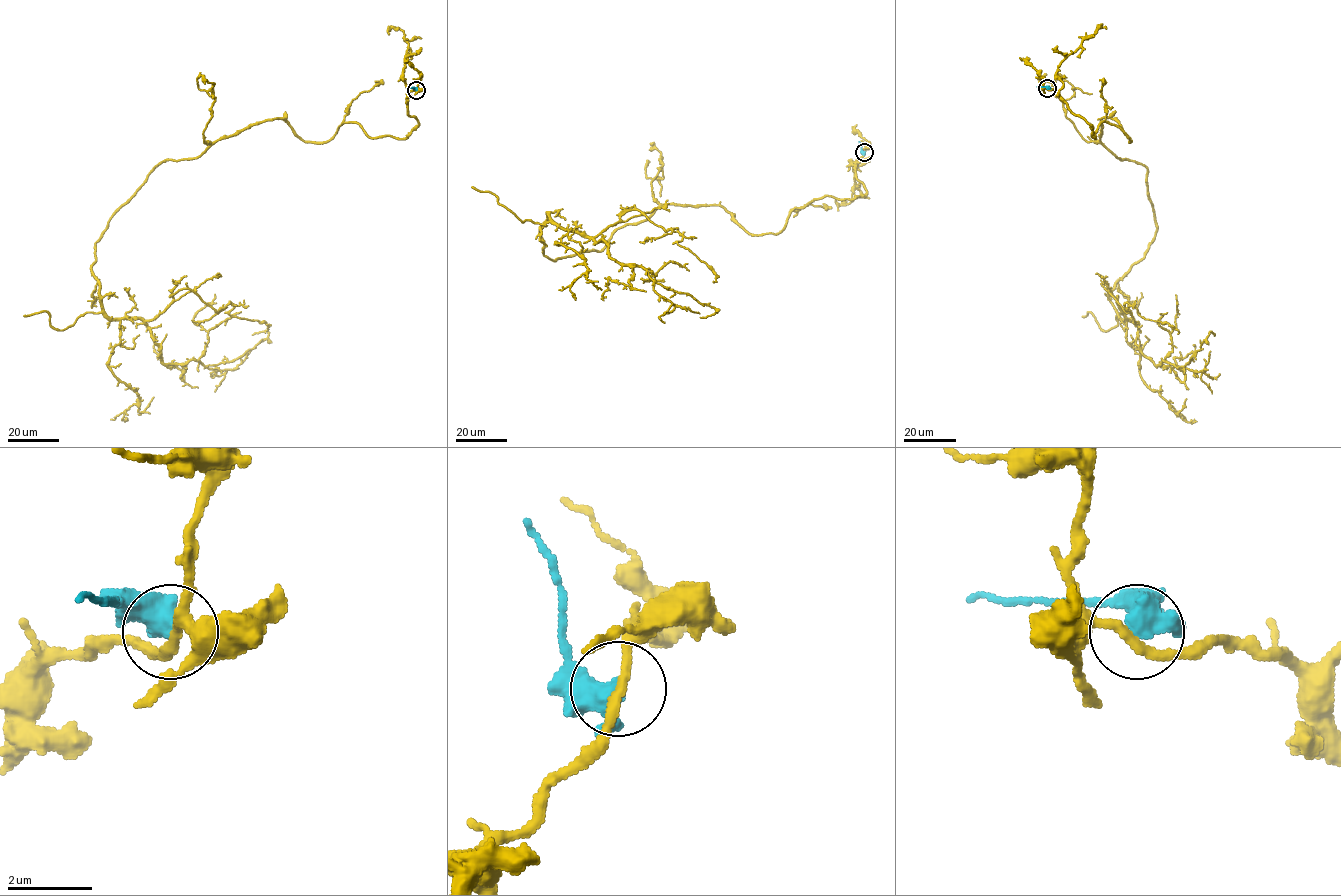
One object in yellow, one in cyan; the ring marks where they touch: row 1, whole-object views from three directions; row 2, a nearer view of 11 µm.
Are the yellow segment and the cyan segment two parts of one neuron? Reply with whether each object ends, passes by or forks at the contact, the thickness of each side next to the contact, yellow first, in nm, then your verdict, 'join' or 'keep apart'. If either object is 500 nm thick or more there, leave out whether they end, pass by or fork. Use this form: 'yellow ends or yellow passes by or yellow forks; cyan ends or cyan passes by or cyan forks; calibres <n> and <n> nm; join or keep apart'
calibres 240 and 650 nm; keep apart

